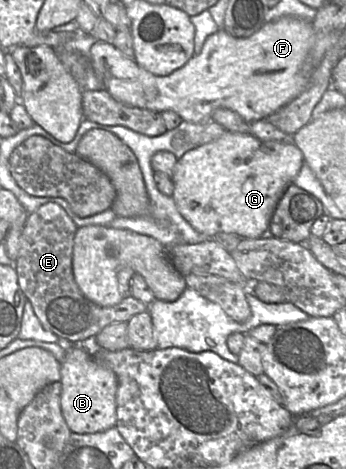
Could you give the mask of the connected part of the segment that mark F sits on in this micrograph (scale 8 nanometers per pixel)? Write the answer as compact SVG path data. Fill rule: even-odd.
M282 17L265 22L253 35L237 38L219 29L210 35L200 54L194 55L183 67L167 76L156 76L119 51L113 44L97 40L90 49L90 61L95 75L101 81L102 89L114 99L126 105L156 112L172 110L183 121L206 124L212 121L217 108L227 108L238 113L245 121L253 122L268 116L297 98L308 86L313 67L308 62L314 45L312 23L294 17Z

